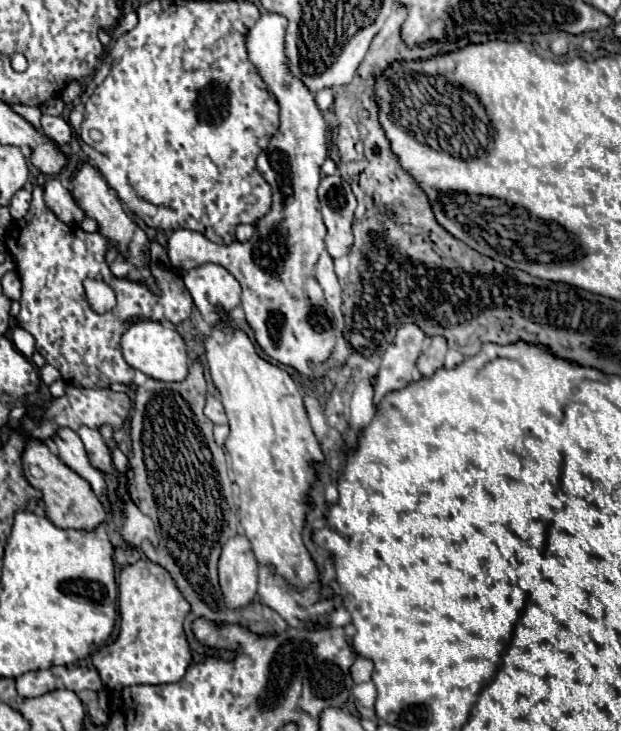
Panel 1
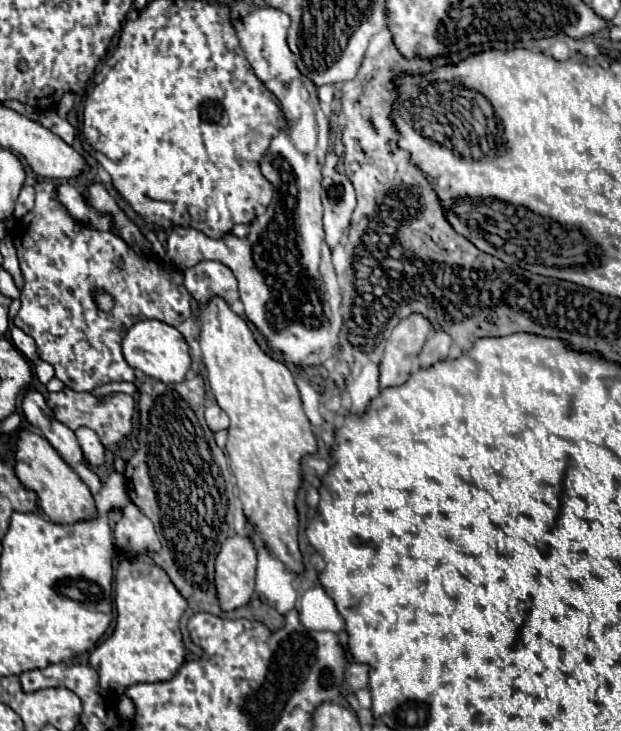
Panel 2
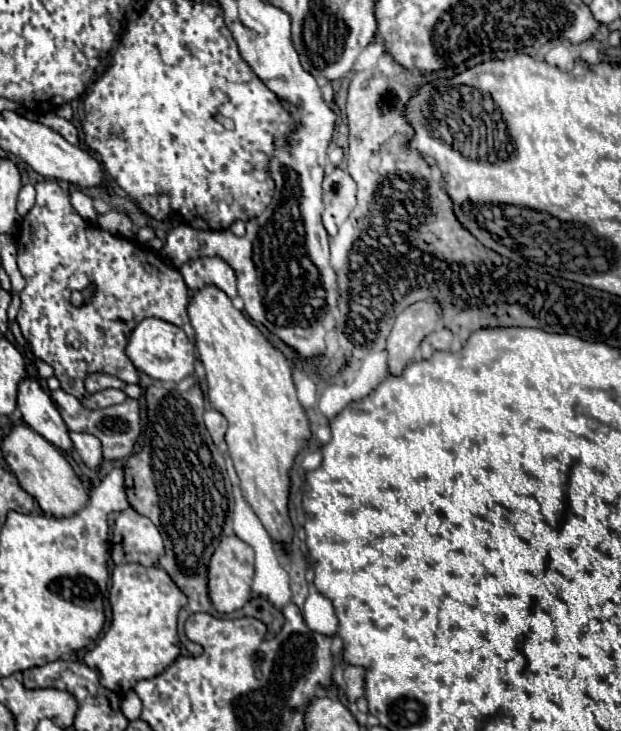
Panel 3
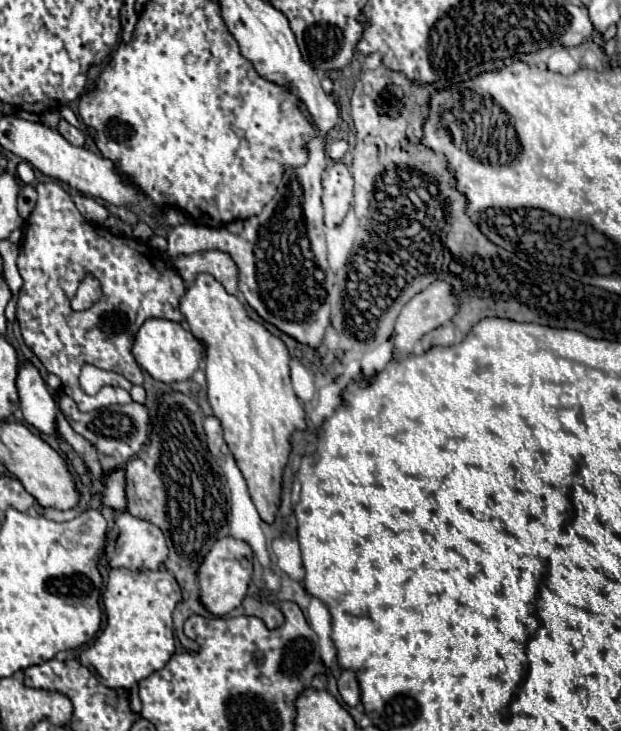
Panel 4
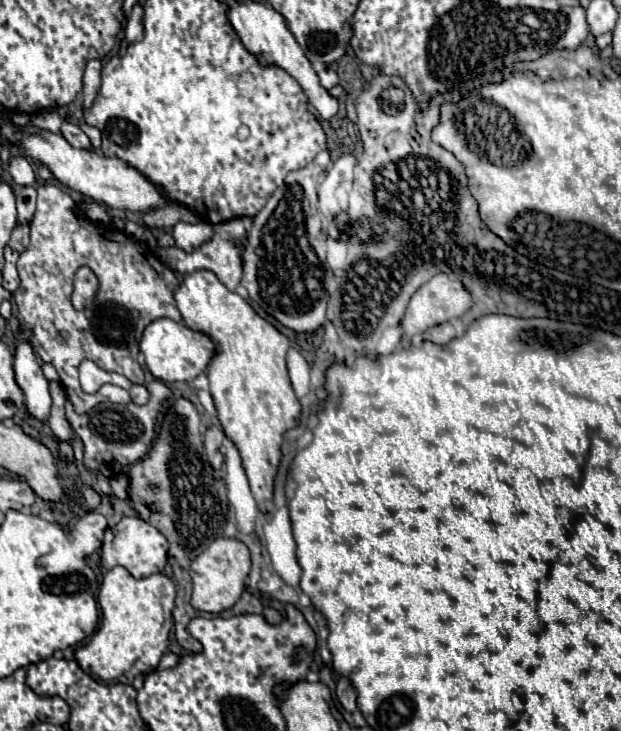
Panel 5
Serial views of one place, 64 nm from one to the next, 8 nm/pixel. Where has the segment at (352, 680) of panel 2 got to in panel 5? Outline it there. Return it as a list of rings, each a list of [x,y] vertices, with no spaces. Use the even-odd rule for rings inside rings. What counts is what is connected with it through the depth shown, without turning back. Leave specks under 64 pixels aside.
[[[342,676],[338,680],[338,686],[336,686],[336,696],[340,700],[340,704],[348,710],[348,712],[356,712],[358,710],[358,704],[356,704],[356,690],[350,682],[350,678]]]

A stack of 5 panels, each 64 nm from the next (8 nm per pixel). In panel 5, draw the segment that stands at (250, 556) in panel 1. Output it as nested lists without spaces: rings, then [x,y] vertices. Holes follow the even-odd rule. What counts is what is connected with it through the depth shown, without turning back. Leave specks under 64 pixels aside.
[[[216,538],[192,562],[192,582],[194,582],[192,606],[210,614],[230,610],[246,590],[248,574],[250,574],[250,550],[246,548],[246,544],[236,538]]]

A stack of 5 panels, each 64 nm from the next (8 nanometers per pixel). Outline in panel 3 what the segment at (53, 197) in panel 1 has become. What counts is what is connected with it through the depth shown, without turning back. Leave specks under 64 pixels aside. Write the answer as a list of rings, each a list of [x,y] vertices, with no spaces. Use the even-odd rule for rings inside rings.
[[[72,190],[72,192],[70,192],[70,204],[74,206],[74,210],[76,210],[84,220],[88,220],[88,222],[94,222],[94,220],[96,220],[98,212],[96,212],[94,206],[92,206],[92,198],[88,198],[86,194],[82,194],[80,190]]]

